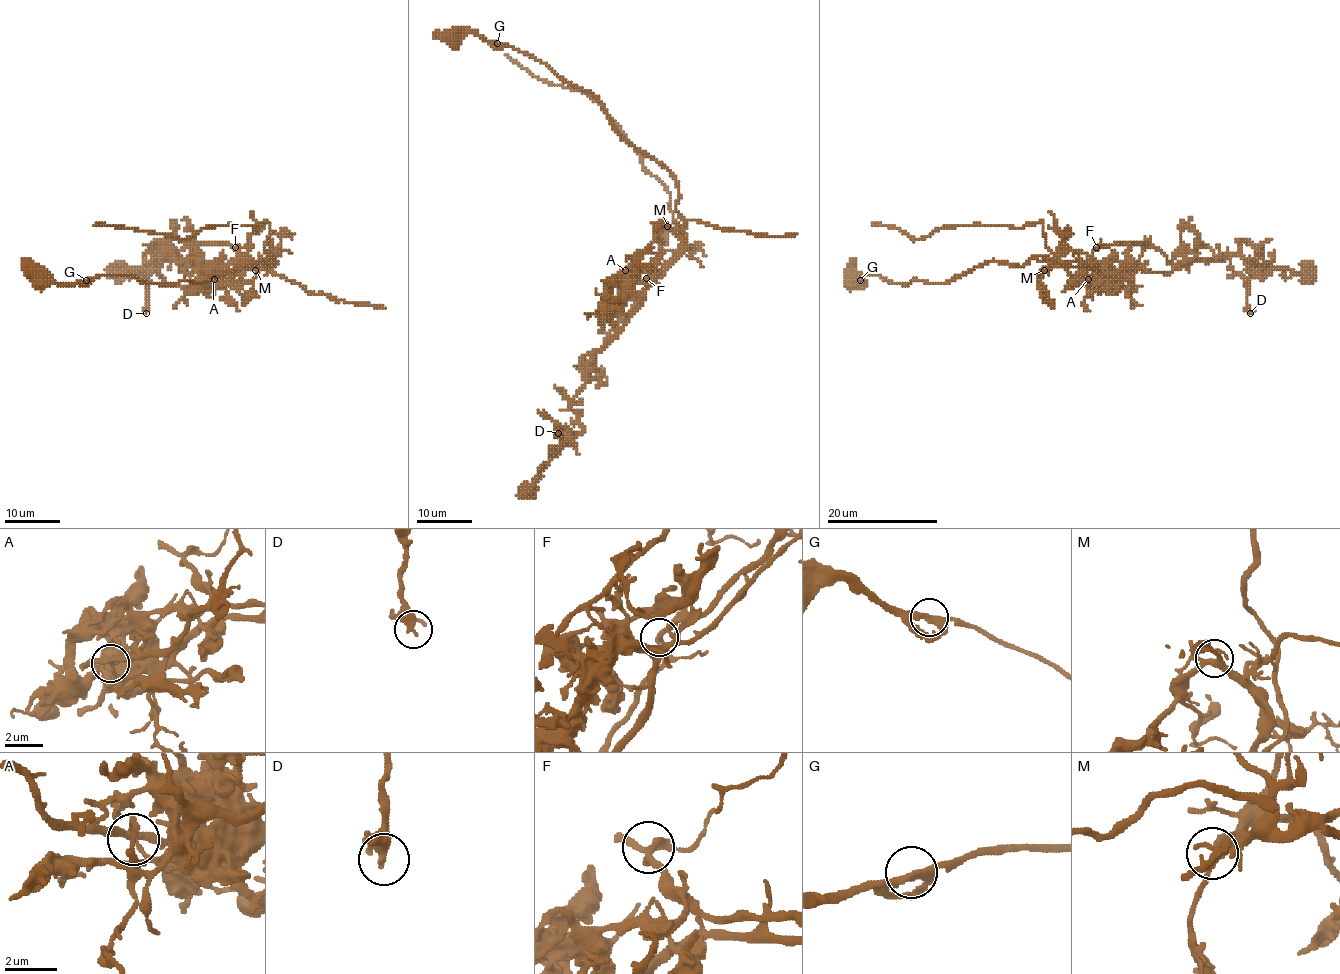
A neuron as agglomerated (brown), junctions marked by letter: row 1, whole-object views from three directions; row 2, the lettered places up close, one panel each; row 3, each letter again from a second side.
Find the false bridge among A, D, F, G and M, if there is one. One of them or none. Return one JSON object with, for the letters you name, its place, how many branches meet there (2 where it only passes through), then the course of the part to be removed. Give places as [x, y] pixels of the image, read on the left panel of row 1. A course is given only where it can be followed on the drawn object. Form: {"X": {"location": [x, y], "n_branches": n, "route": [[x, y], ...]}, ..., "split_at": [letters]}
{"A": {"location": [214, 279], "n_branches": 3, "route": [[214, 278], [228, 277], [240, 263], [261, 269], [268, 262], [269, 225], [207, 226], [184, 238], [94, 225]]}, "split_at": ["A"]}

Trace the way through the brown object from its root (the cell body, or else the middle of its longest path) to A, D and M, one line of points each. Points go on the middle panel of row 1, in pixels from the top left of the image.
A: (452, 37), (477, 32), (547, 64), (671, 174), (687, 248), (654, 280), (635, 281), (625, 270)
D: (452, 37), (477, 32), (547, 64), (676, 183), (687, 248), (596, 354), (572, 406), (583, 428), (558, 433)
M: (452, 37), (477, 32), (530, 54), (588, 91), (612, 127), (674, 178), (685, 249), (667, 226)

